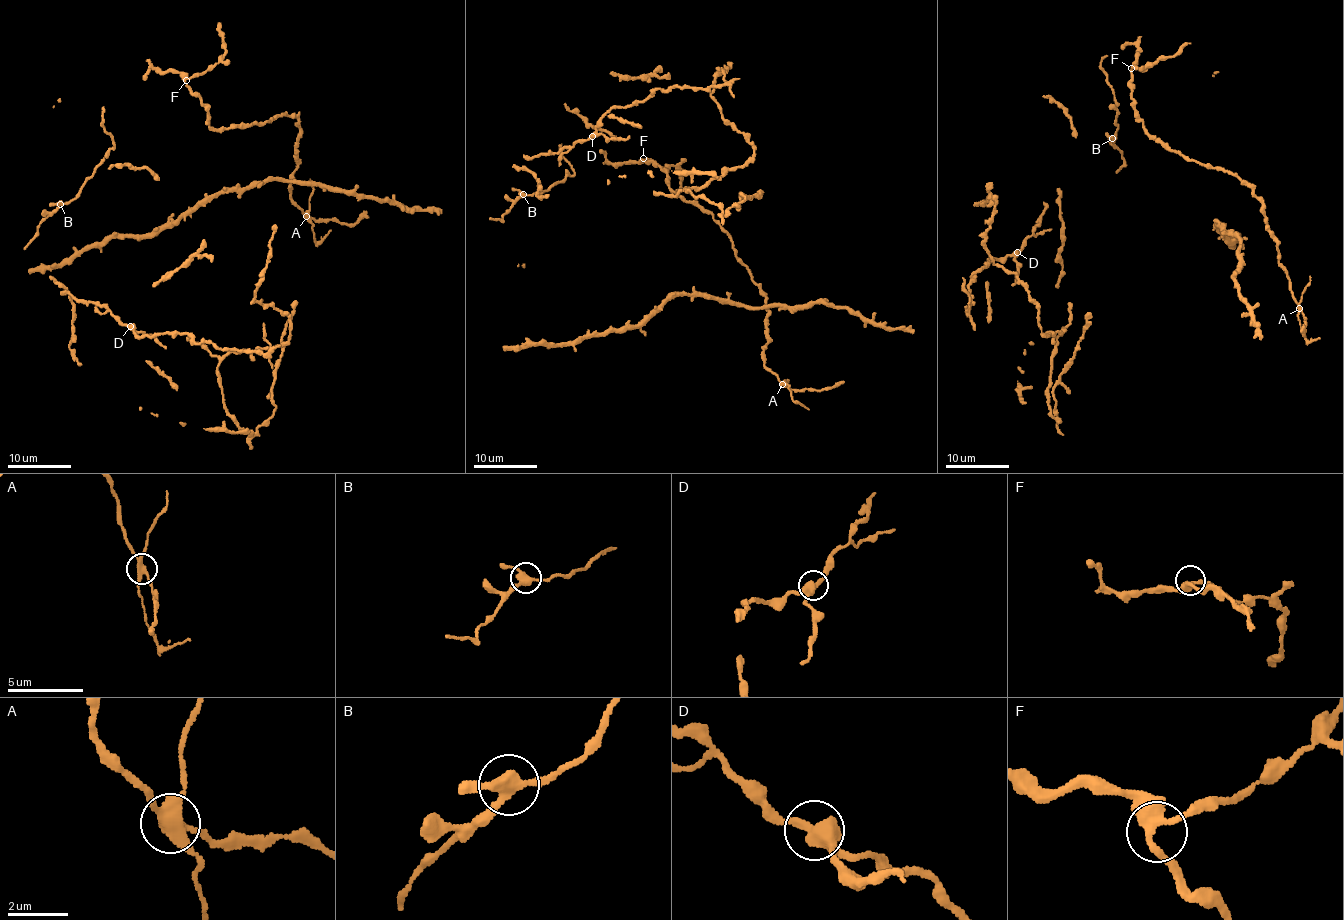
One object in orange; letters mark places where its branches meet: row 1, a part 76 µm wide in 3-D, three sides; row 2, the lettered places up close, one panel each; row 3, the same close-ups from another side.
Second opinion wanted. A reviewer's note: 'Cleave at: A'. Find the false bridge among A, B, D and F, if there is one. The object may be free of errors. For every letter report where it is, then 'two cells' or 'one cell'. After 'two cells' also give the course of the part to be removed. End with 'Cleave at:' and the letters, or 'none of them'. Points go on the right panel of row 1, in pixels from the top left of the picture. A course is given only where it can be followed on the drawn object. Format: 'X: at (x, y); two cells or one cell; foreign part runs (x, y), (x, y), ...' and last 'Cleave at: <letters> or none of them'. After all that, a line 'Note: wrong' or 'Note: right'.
A: at (1299, 308); two cells; foreign part runs (1300, 309), (1300, 330), (1306, 340), (1310, 342), (1320, 338)
B: at (1112, 138); one cell
D: at (1017, 252); one cell
F: at (1131, 68); one cell
Cleave at: A
Note: right

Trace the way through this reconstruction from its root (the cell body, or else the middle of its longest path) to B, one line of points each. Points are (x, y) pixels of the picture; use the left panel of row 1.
B: (45, 218), (60, 204)

